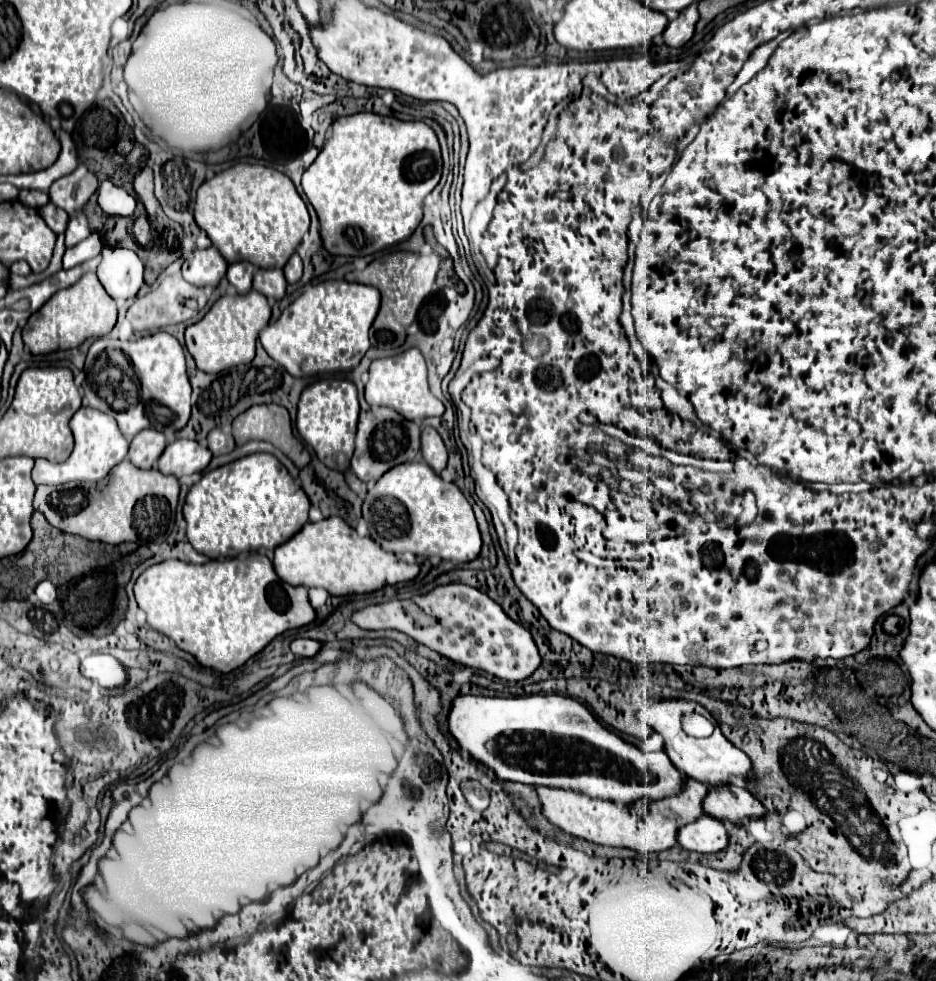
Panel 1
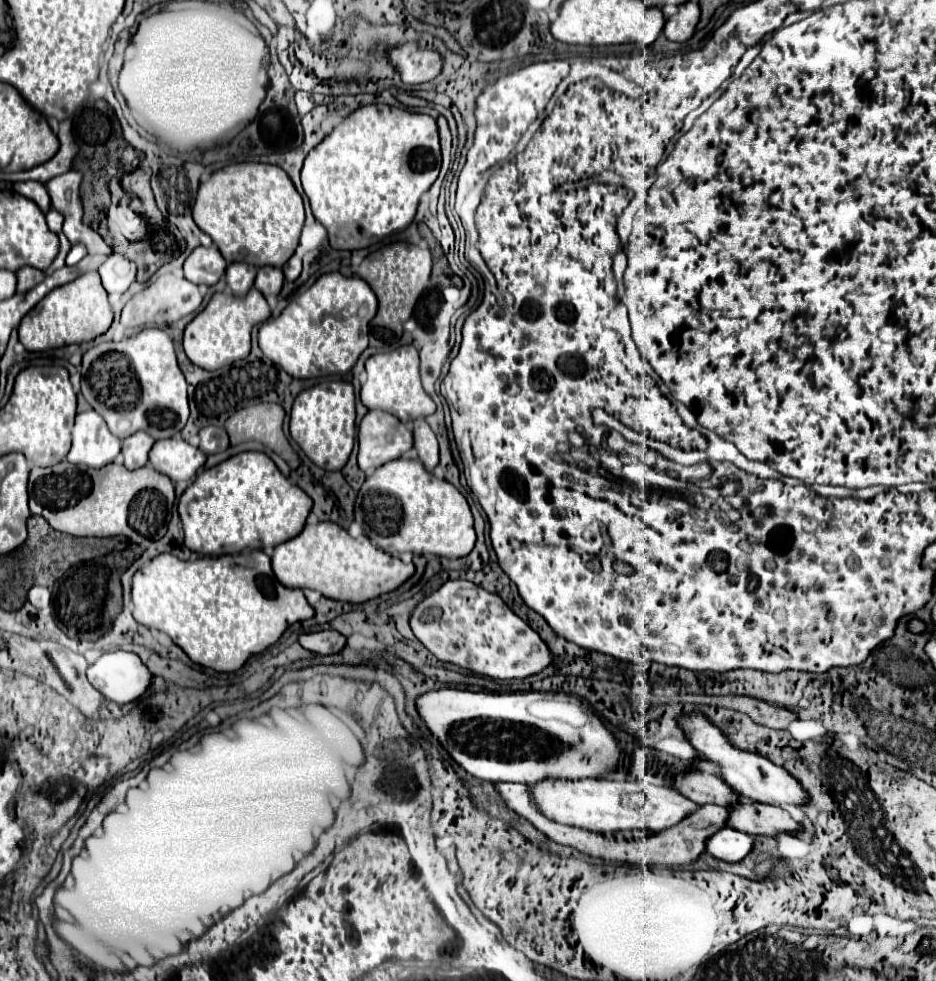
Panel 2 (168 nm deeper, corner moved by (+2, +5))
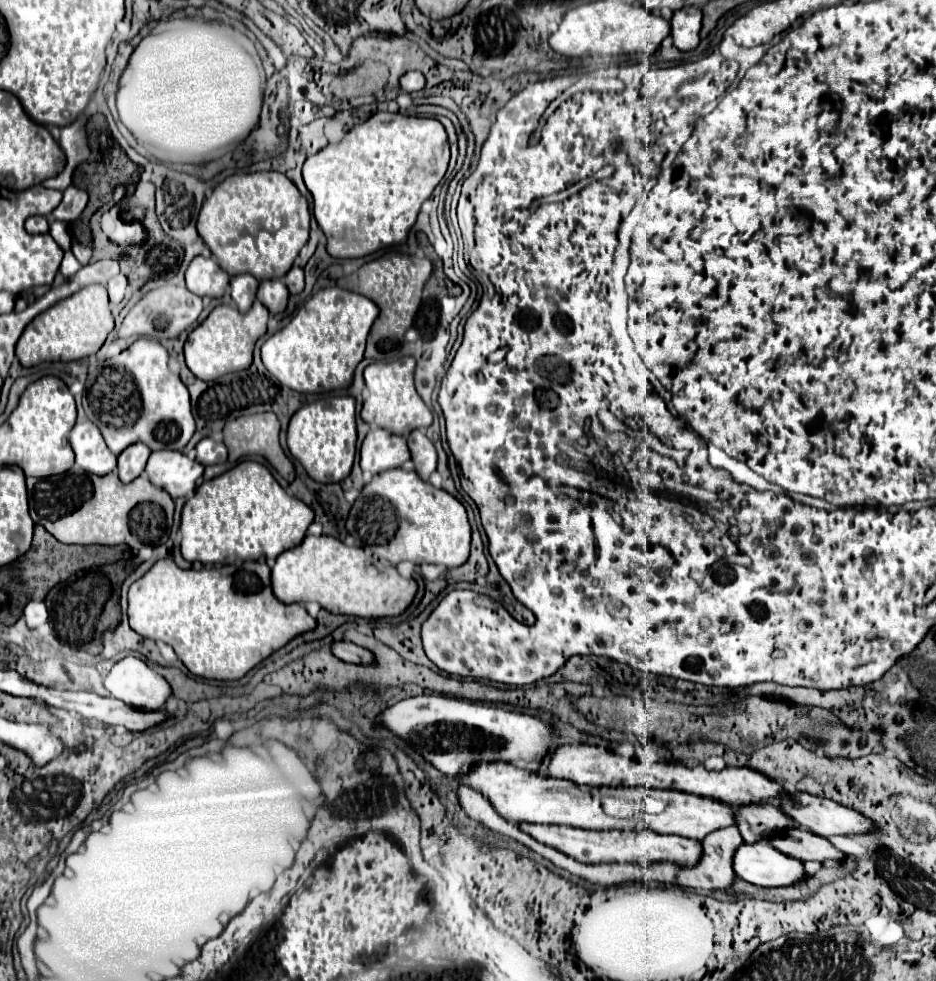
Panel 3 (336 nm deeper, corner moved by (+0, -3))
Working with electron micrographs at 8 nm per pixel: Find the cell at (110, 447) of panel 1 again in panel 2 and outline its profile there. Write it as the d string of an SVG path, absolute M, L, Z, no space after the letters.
M84 411L76 415L76 423L72 429L72 449L68 453L68 461L74 465L88 465L100 469L120 455L122 441L114 437L104 419L94 411Z

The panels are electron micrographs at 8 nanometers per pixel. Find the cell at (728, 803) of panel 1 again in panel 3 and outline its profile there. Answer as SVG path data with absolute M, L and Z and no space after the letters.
M792 827L790 831L786 831L784 835L776 835L770 837L768 843L772 847L776 847L778 851L800 859L800 861L824 861L824 859L834 859L840 861L844 857L842 851L838 851L836 847L832 847L824 837L802 829L802 827Z

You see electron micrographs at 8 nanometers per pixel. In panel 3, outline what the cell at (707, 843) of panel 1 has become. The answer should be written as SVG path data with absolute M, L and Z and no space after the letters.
M766 841L742 843L734 851L732 869L740 879L760 887L790 885L802 881L806 875L802 861L780 853Z

